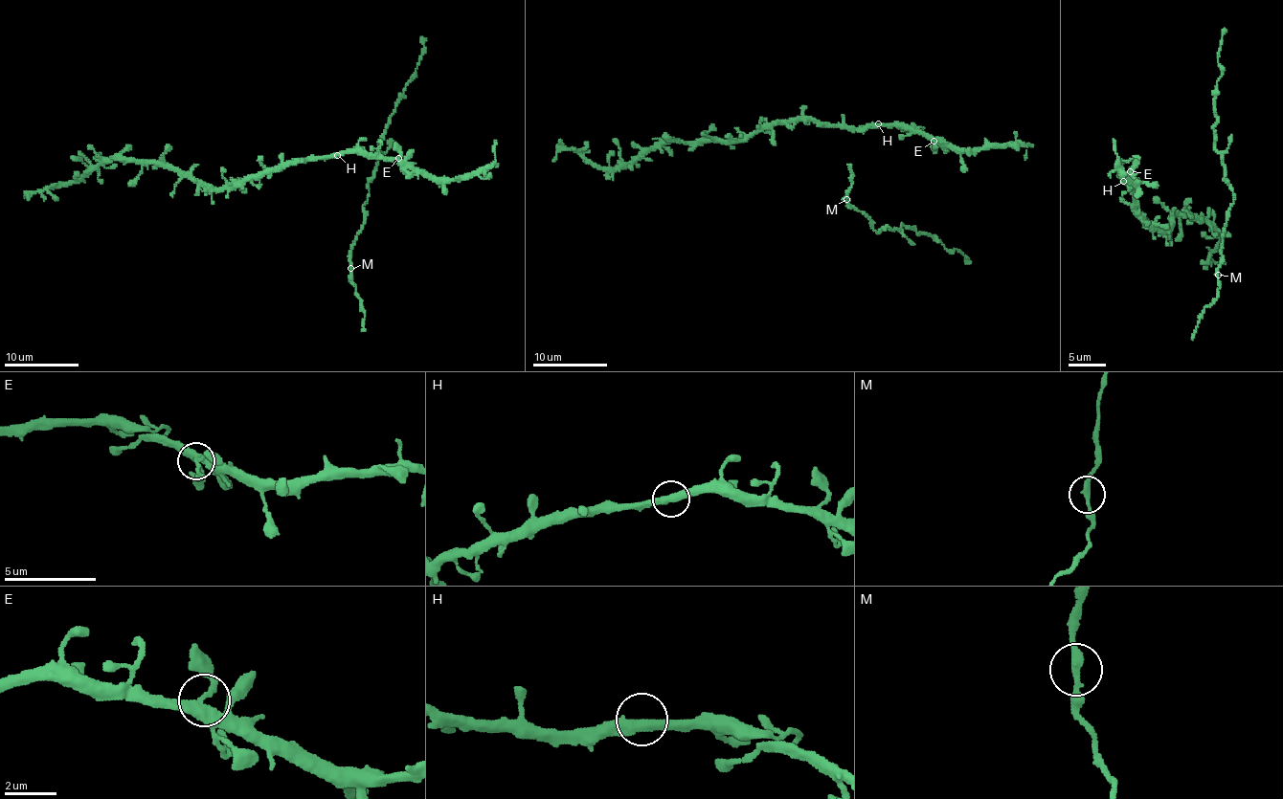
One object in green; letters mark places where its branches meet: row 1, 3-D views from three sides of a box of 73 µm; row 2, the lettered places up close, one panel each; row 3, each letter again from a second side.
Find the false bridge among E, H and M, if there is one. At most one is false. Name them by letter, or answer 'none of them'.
none of them

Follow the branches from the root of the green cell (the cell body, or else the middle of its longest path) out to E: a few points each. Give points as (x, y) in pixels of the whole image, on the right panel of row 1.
E: (1125, 180), (1118, 174), (1130, 171)

